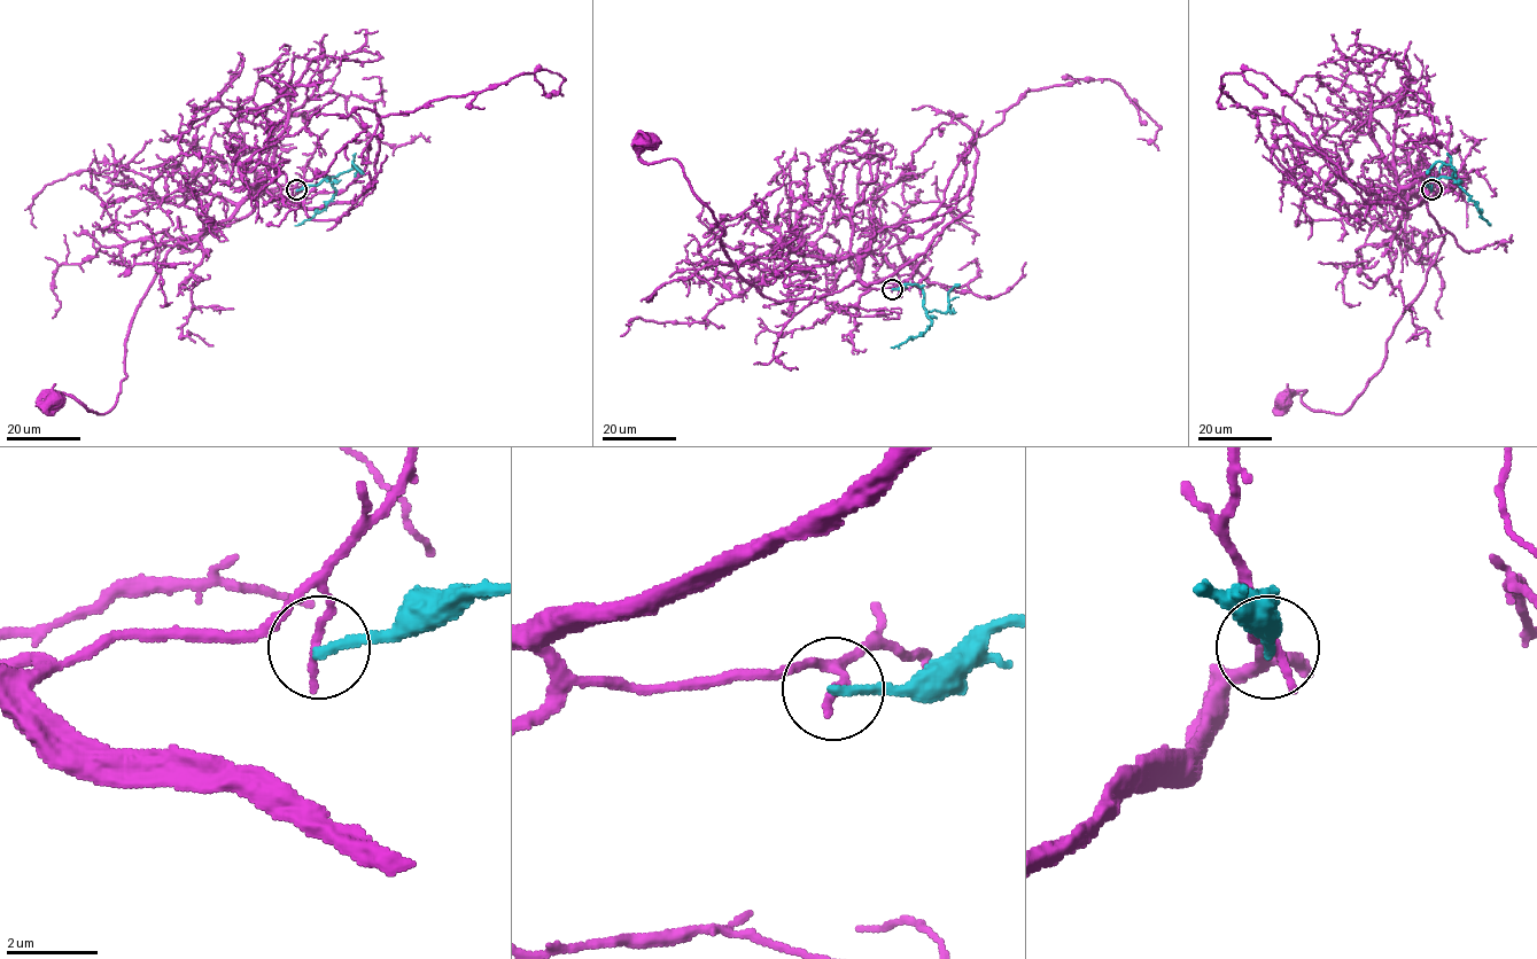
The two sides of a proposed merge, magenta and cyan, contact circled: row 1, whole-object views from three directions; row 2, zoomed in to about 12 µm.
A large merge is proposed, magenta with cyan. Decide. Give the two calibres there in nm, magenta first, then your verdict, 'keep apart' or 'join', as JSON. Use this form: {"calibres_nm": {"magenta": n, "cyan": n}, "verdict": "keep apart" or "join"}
{"calibres_nm": {"magenta": 200, "cyan": 200}, "verdict": "keep apart"}

